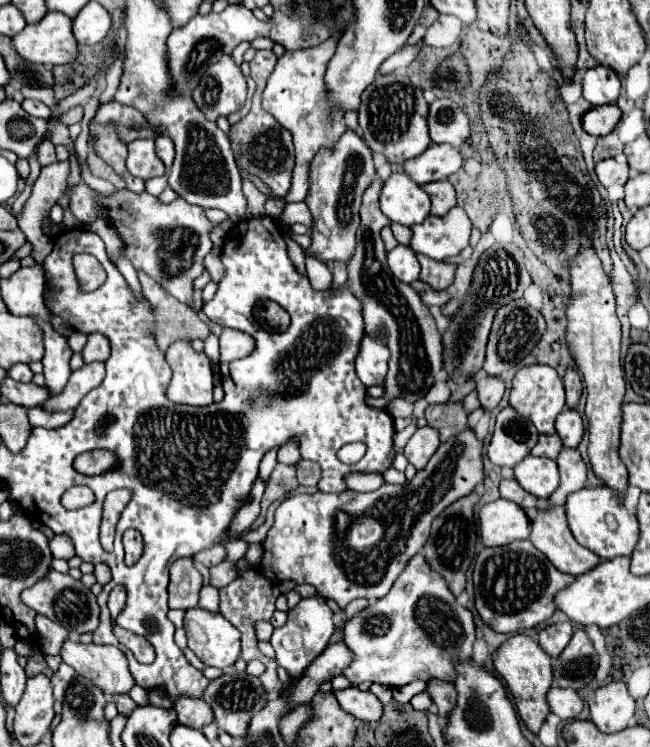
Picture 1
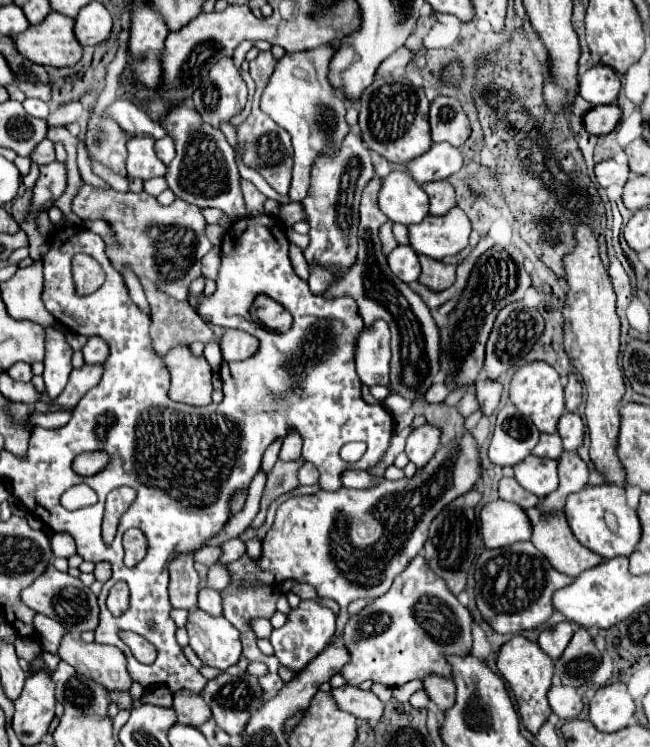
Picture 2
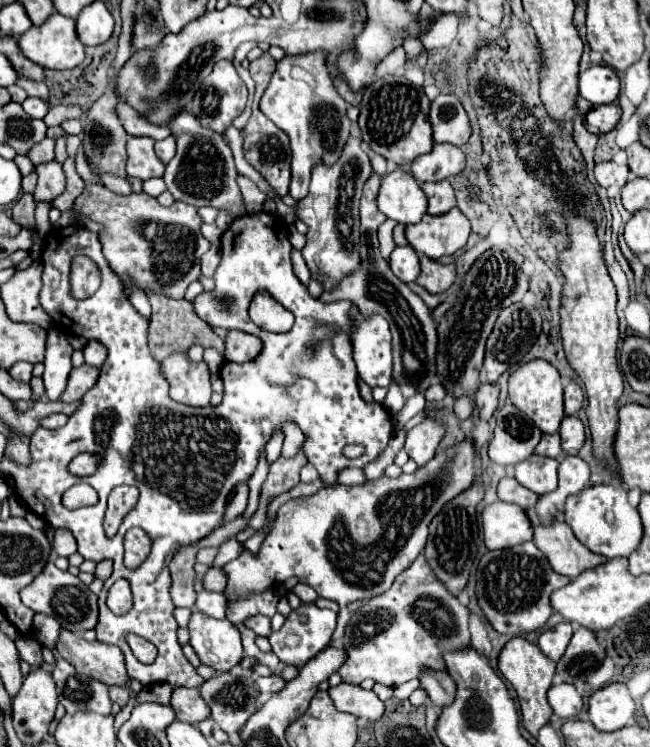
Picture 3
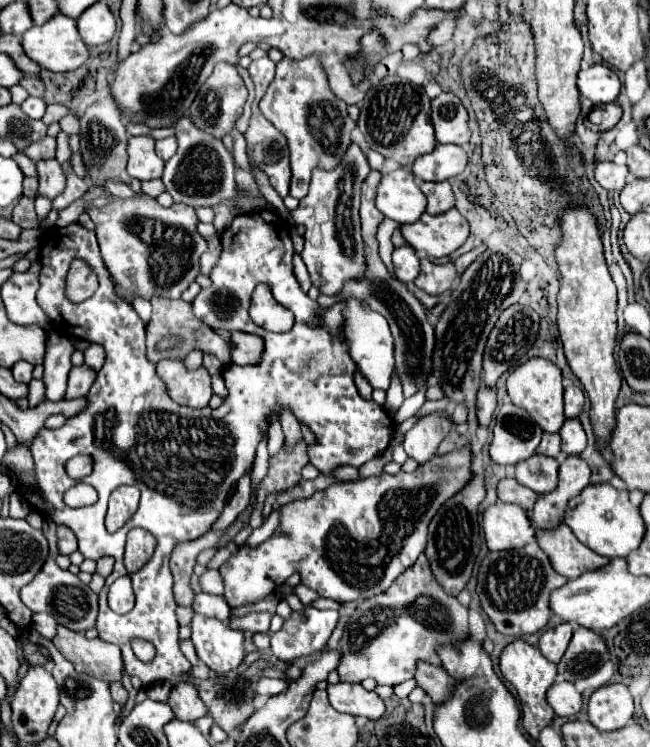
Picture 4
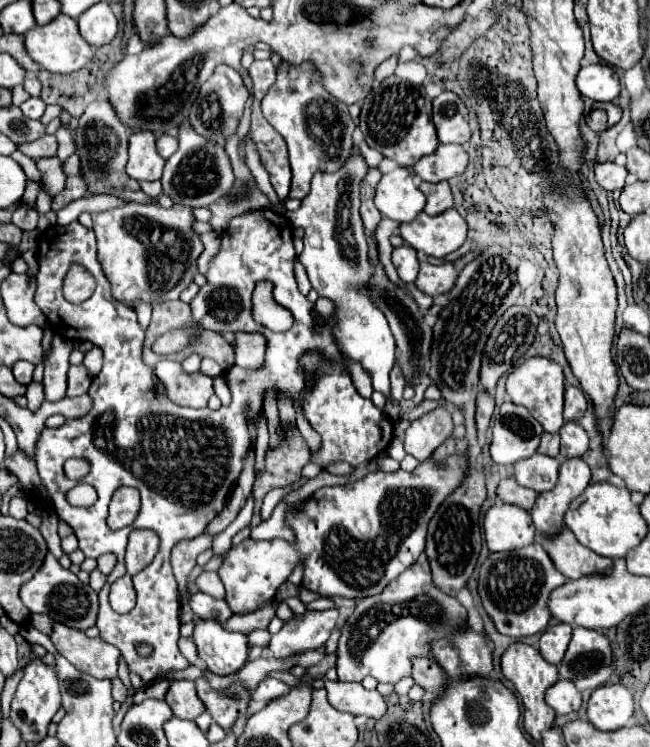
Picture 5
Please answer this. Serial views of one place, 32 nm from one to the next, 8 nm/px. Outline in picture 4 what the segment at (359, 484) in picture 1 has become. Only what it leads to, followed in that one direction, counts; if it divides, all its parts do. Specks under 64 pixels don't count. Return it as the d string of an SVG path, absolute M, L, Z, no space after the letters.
M342 466L342 468L334 470L334 476L336 476L340 482L354 482L354 480L360 480L358 468L352 468L352 466Z

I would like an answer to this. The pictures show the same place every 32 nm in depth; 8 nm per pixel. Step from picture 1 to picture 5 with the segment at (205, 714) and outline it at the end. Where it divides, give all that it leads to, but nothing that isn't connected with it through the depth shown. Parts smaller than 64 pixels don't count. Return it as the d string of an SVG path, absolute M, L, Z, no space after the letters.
M174 680L166 694L166 702L174 716L182 720L196 720L206 710L196 696L196 684L192 680Z

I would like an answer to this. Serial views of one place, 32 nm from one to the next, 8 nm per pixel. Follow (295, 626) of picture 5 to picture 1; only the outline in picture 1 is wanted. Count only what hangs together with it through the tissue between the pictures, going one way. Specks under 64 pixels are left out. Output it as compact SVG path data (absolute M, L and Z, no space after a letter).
M316 594L312 598L302 598L298 602L298 606L288 612L288 622L282 628L276 628L270 639L273 649L276 650L276 662L278 662L278 666L286 668L288 674L290 674L288 686L284 686L282 692L288 690L296 680L300 680L300 676L304 676L304 670L328 646L332 632L334 632L332 610L328 608L326 598L322 598L320 594Z

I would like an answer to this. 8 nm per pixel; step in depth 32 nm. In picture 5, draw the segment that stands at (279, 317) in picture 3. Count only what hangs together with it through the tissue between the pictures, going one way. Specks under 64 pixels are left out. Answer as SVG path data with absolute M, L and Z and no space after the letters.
M258 282L252 294L252 316L256 322L275 332L286 331L293 324L291 312L278 305L273 298L273 284L271 282Z

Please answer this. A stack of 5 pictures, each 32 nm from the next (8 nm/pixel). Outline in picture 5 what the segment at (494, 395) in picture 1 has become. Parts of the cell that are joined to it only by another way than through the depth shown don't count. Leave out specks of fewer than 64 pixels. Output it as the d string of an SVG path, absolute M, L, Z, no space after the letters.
M480 390L478 392L478 408L476 408L478 430L486 430L488 428L490 418L492 418L492 412L494 412L494 396L490 392Z

